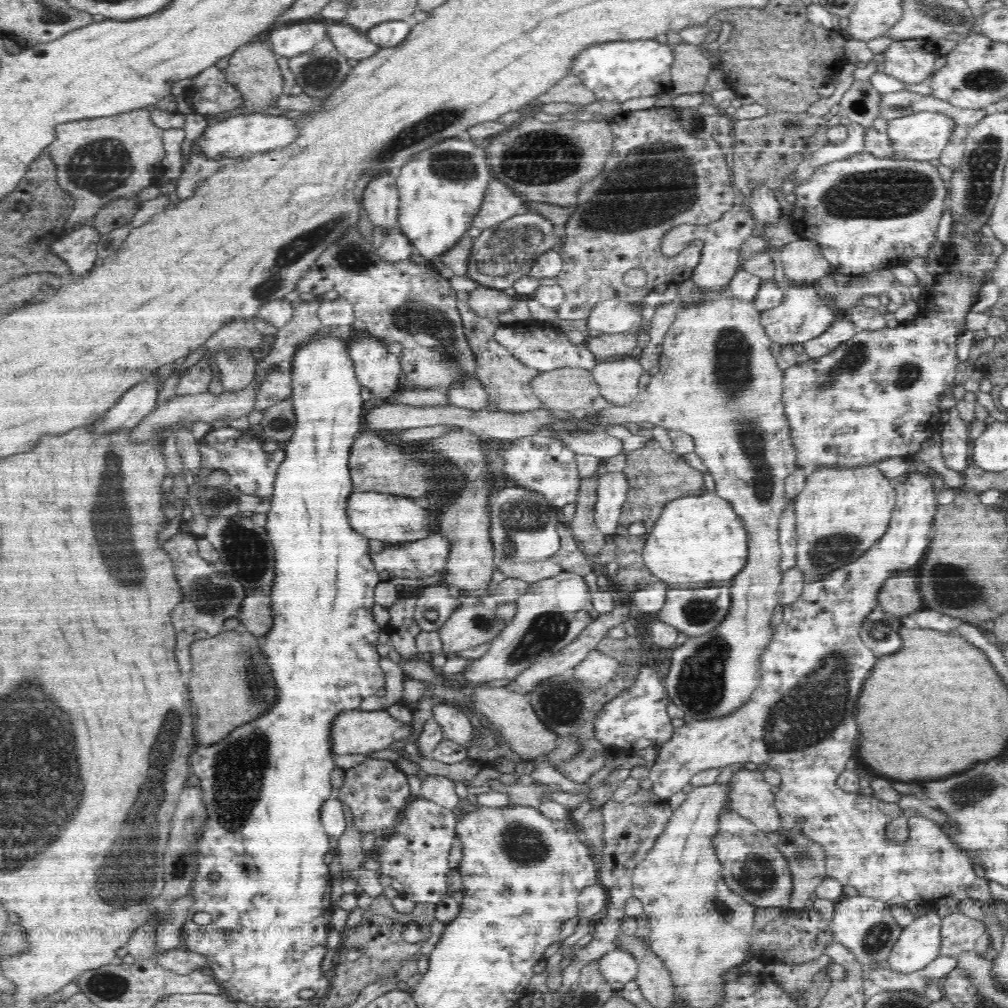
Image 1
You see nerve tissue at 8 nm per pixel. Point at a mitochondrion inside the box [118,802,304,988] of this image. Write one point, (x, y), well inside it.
(179, 868)

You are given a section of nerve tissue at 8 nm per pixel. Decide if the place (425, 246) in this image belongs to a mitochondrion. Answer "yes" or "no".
no

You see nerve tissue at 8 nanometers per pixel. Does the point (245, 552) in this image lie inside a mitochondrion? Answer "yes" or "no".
yes

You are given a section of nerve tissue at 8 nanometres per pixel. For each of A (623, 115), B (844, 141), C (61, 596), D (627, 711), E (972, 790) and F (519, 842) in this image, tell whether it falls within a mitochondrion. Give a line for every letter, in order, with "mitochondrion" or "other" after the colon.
A: other
B: other
C: other
D: other
E: mitochondrion
F: mitochondrion

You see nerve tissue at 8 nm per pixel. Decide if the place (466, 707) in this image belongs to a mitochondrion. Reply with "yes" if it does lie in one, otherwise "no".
no

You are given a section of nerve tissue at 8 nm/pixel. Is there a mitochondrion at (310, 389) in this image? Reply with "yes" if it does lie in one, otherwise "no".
no

